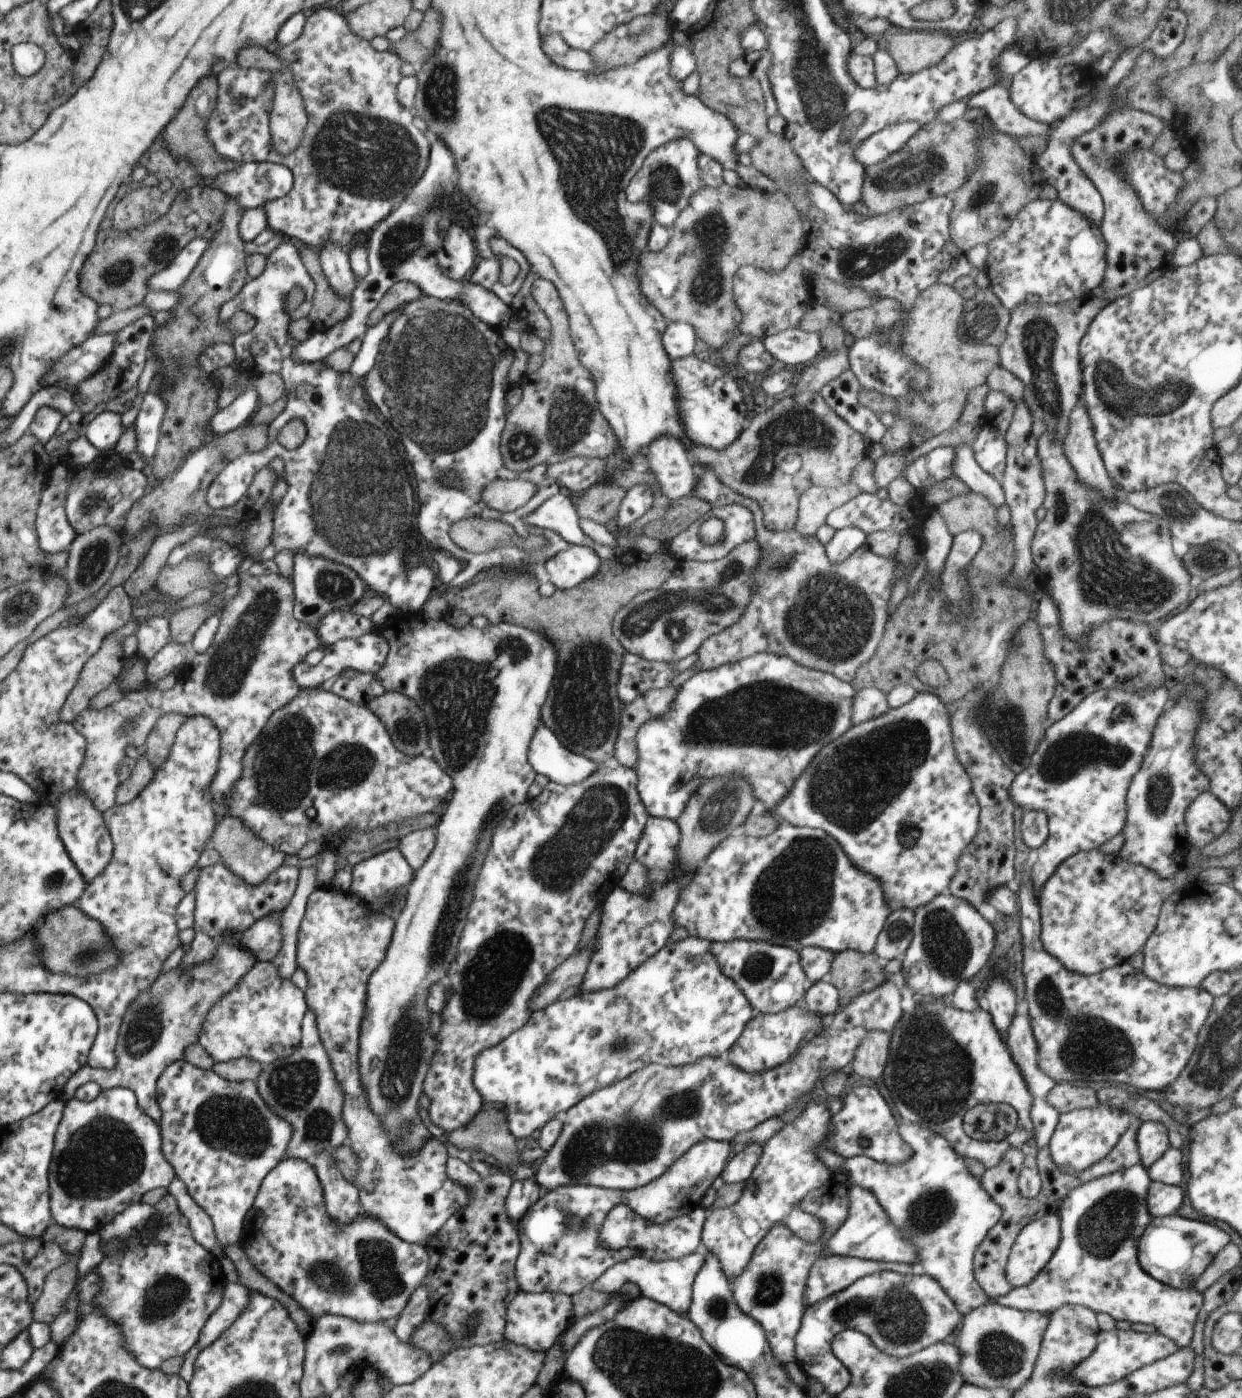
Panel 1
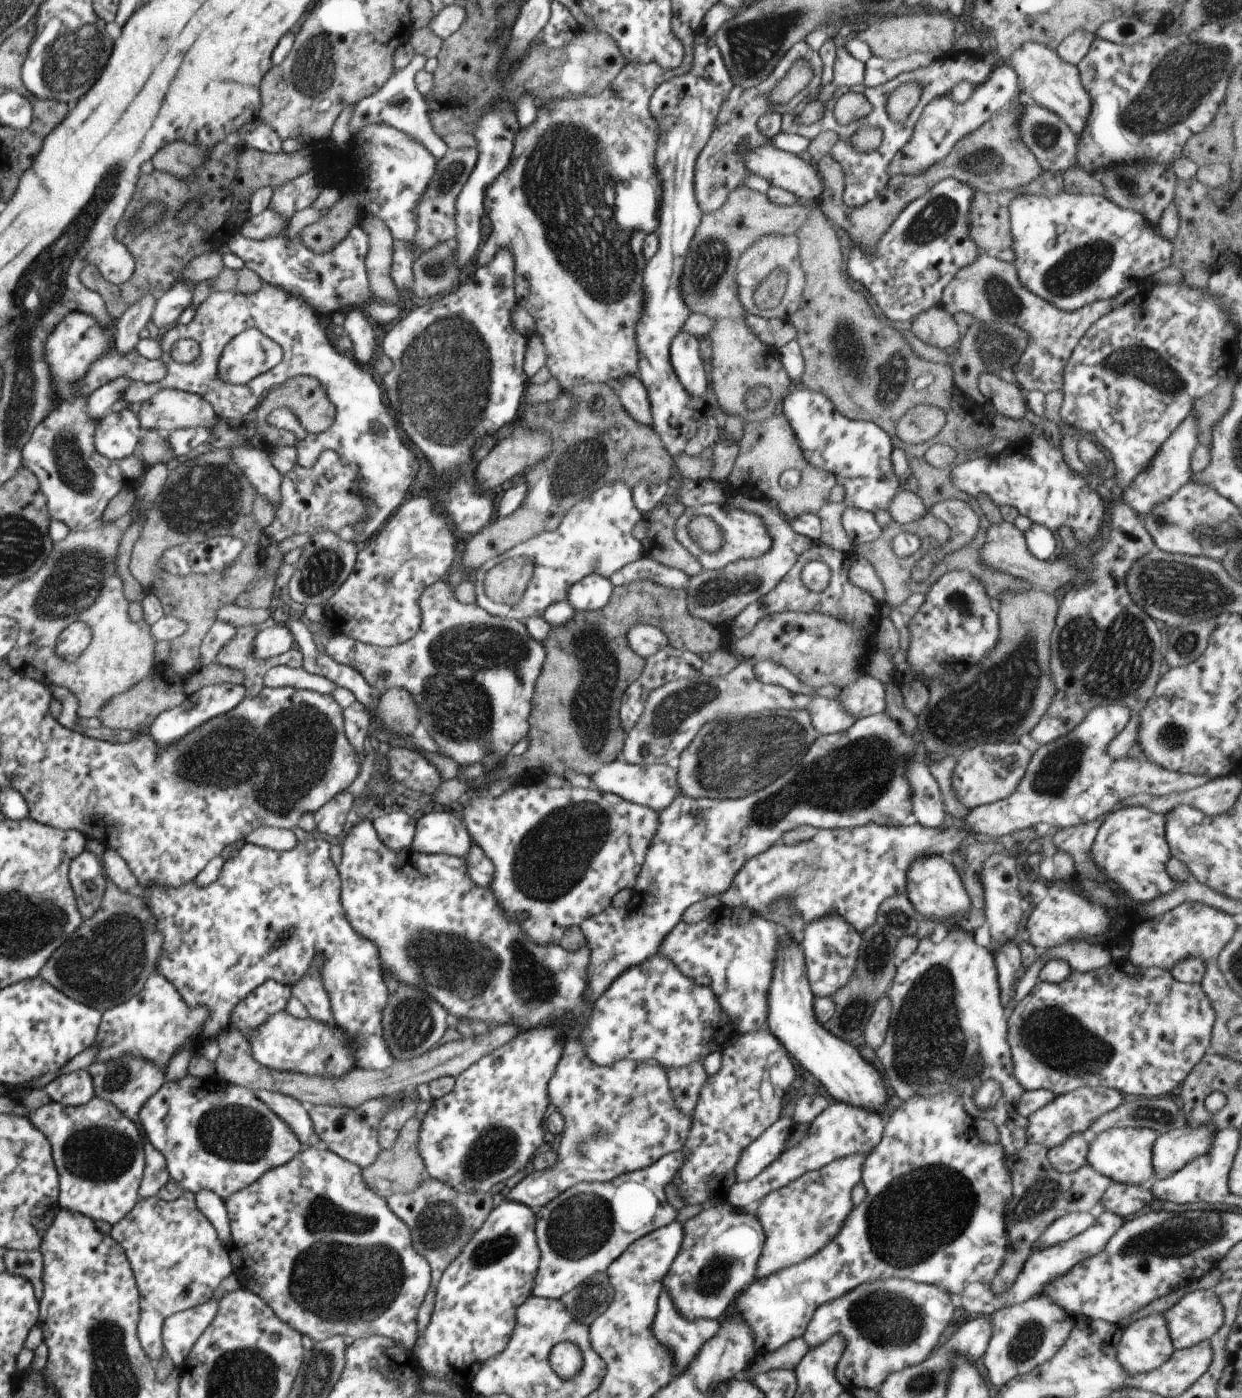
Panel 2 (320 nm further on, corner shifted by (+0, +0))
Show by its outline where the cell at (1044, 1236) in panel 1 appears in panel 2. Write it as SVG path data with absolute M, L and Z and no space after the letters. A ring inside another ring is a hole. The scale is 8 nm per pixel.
M1095 1211L1089 1213L1069 1213L1060 1216L1047 1225L1047 1228L1037 1237L1037 1240L1031 1247L1039 1247L1041 1250L1045 1247L1065 1242L1089 1228L1095 1221Z

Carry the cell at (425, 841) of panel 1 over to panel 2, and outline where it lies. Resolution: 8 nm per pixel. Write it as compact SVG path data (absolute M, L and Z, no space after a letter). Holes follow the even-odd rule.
M442 811L427 813L414 824L411 849L423 854L446 854L464 858L471 838L459 816Z

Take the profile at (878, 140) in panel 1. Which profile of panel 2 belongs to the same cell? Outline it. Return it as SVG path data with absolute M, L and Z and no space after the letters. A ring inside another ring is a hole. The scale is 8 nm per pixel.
M1006 65L995 66L989 76L973 86L970 97L963 102L953 102L949 95L935 97L921 111L910 139L896 152L887 167L888 176L918 175L943 160L965 135L977 130L985 121L1005 109L1018 96L1017 75Z

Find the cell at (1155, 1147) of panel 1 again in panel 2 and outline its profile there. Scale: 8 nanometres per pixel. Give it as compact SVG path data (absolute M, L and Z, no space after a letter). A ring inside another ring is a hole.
M1111 1127L1090 1136L1085 1160L1095 1172L1122 1185L1145 1186L1152 1173L1151 1149L1158 1134L1147 1127Z

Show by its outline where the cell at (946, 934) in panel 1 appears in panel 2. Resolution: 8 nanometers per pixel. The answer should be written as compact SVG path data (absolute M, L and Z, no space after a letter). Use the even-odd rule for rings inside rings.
M921 855L906 870L904 890L906 897L915 907L917 916L937 920L939 926L945 918L969 909L969 900L959 879L959 871L941 855Z

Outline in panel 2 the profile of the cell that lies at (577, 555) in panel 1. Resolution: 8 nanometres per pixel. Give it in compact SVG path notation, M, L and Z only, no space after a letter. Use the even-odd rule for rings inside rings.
M591 573L570 586L566 601L575 611L601 610L610 599L612 587L608 579Z

